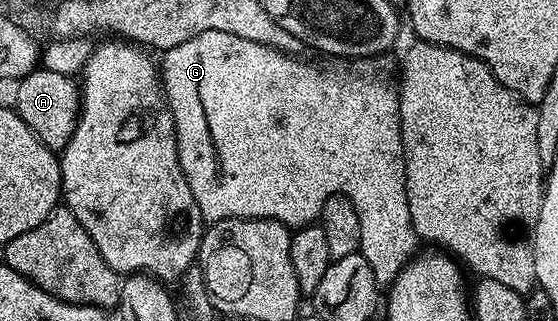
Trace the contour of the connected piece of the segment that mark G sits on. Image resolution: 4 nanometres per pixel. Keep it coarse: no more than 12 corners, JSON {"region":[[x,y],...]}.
{"region":[[208,30],[161,53],[203,221],[360,218],[420,244],[382,60]]}

